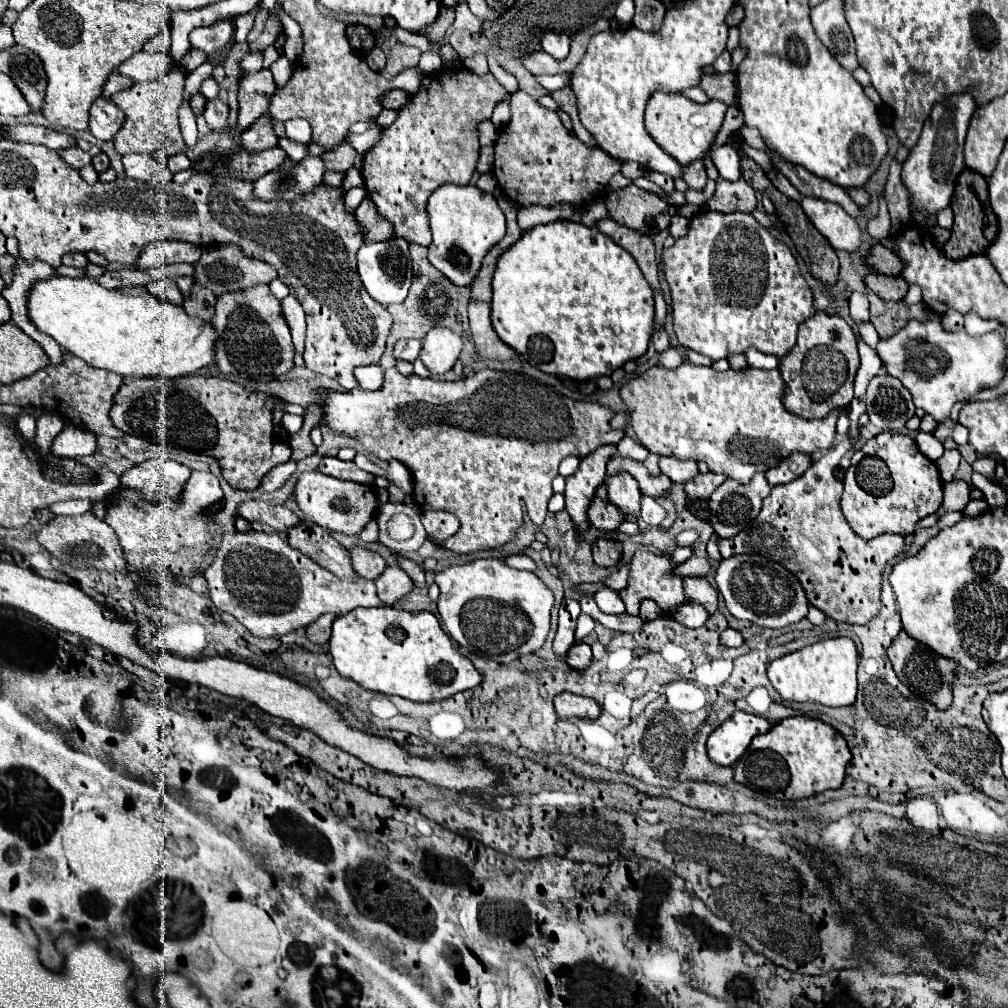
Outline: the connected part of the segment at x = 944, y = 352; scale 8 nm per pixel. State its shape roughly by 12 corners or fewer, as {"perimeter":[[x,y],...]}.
{"perimeter":[[941,315],[877,341],[887,373],[939,423],[1007,373],[1001,331]]}

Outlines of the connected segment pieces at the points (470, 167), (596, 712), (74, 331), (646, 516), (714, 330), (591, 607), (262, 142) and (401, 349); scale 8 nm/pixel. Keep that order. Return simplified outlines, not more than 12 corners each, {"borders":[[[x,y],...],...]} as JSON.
{"borders":[[[435,71],[363,155],[395,237],[431,243],[429,195],[469,185],[477,125],[509,97]],[[569,691],[555,695],[561,719],[597,719],[595,699]],[[49,277],[29,319],[123,377],[185,377],[217,331],[145,287]],[[651,497],[641,499],[641,519],[661,525],[665,509]],[[751,213],[663,249],[679,345],[783,357],[813,293]],[[583,597],[581,611],[601,621],[603,613],[593,597]],[[263,113],[241,135],[247,151],[277,147],[271,113]],[[401,339],[395,359],[415,361],[421,351],[419,339]]]}

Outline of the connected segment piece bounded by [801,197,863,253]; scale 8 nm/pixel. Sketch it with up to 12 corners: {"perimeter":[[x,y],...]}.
{"perimeter":[[803,197],[801,207],[833,249],[855,253],[863,231],[843,207]]}

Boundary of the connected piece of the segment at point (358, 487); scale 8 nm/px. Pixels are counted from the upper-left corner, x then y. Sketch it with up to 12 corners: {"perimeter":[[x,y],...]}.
{"perimeter":[[303,473],[305,519],[359,535],[377,517],[377,487]]}

